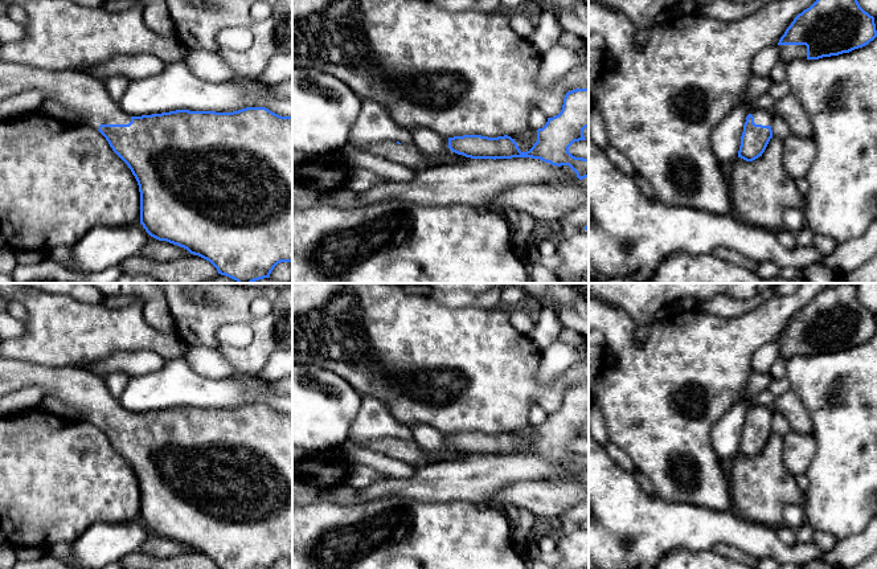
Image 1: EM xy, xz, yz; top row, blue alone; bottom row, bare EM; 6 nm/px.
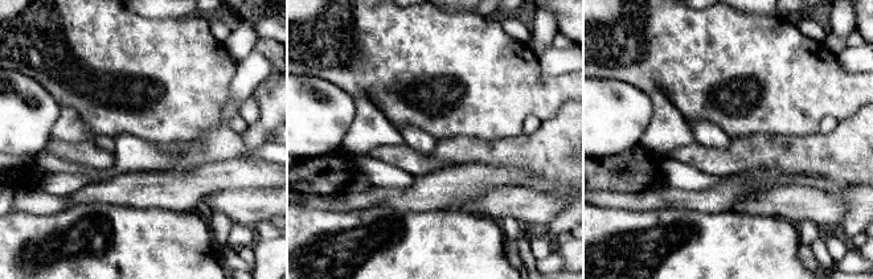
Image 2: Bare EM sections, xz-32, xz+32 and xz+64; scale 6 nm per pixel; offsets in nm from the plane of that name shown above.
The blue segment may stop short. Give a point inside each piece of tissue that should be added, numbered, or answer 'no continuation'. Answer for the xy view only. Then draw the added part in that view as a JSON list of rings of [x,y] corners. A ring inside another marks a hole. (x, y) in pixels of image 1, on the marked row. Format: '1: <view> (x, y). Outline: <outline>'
1: xy (86, 95). Outline: [[[0,60],[0,101],[29,89],[42,91],[45,101],[57,102],[81,116],[83,124],[99,130],[101,124],[128,124],[131,115],[126,114],[119,103],[114,102],[104,81],[85,71],[45,70]]]

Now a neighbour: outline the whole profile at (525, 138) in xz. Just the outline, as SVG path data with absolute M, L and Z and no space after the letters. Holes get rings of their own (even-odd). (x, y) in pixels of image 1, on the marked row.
M529 126L524 127L519 132L509 134L508 136L517 143L521 152L529 151L537 142L537 131L532 130Z

